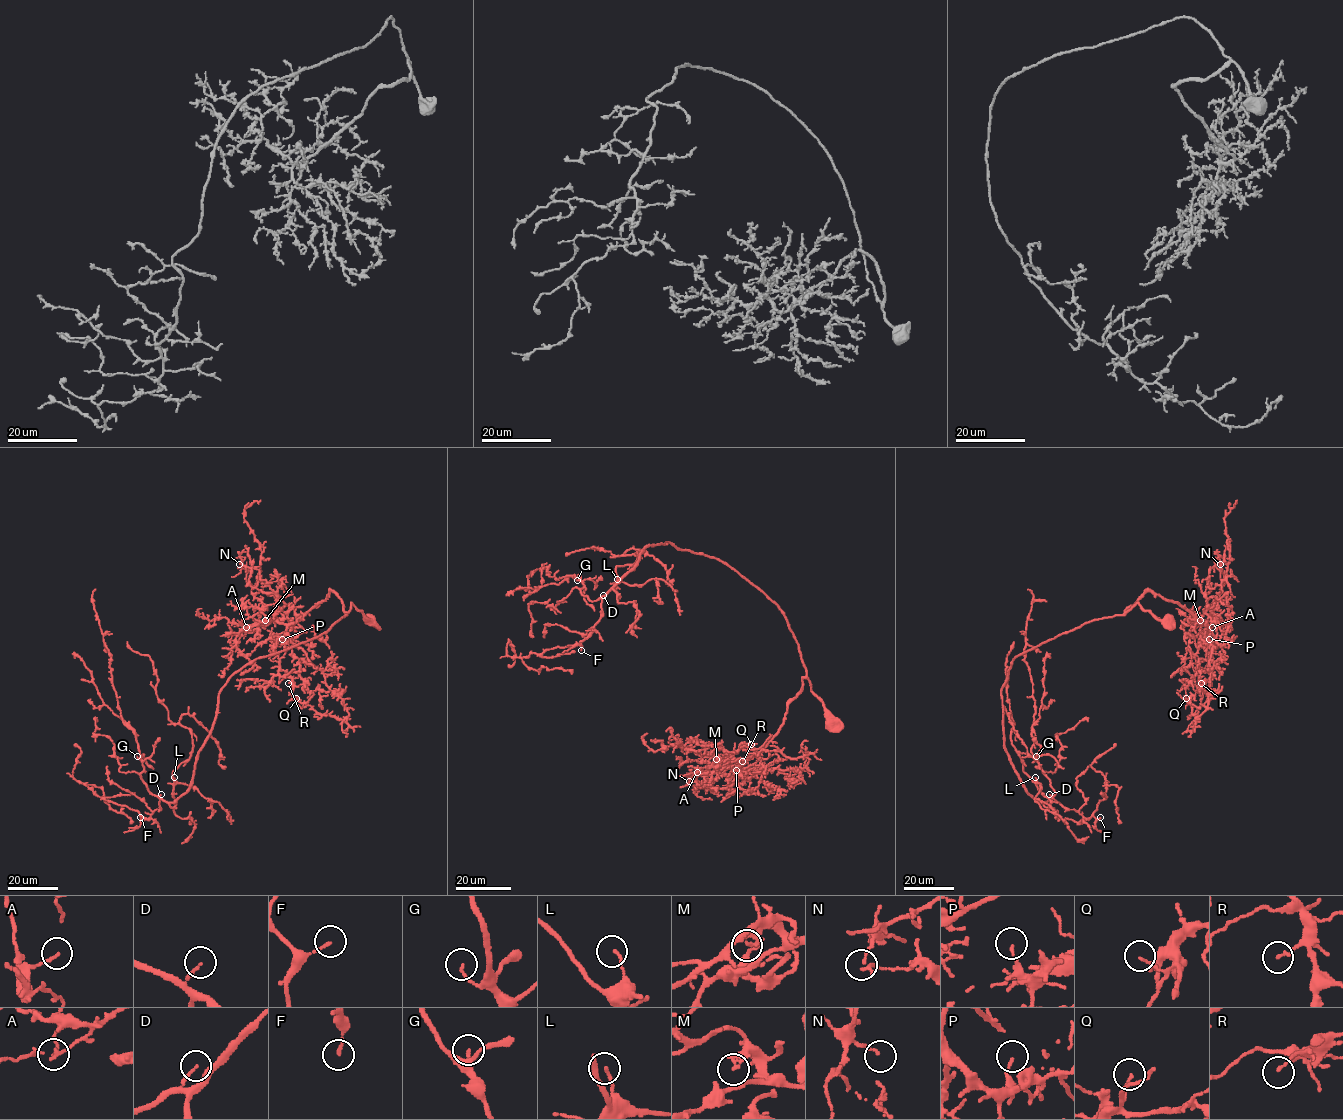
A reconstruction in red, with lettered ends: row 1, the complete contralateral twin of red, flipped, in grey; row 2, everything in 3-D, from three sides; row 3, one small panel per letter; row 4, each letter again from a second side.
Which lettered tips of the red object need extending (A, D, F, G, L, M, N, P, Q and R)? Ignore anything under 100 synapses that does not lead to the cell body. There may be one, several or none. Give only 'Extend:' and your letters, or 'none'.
Extend: M

